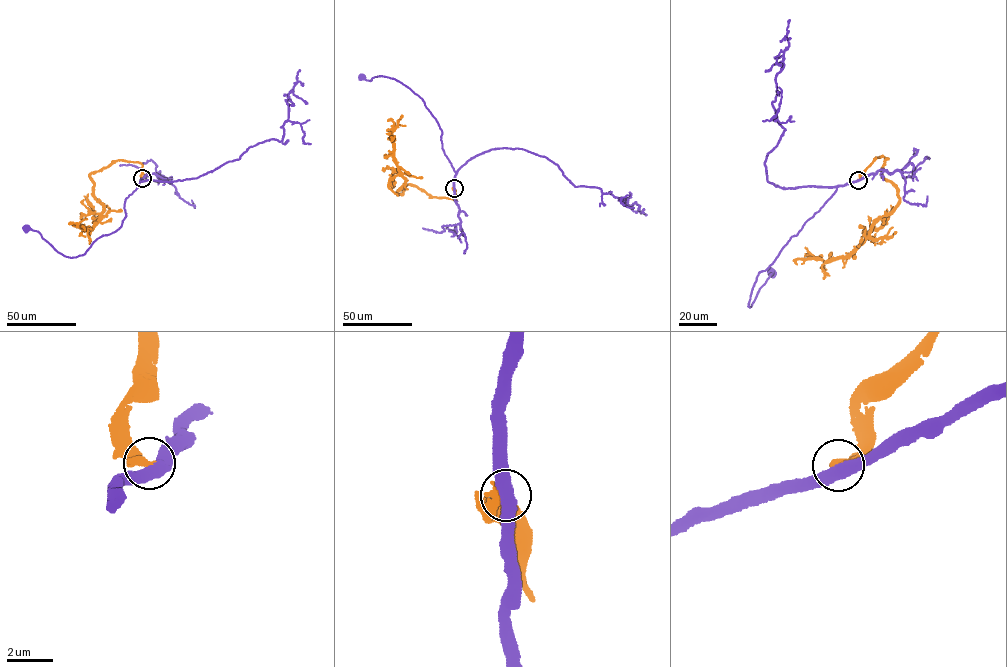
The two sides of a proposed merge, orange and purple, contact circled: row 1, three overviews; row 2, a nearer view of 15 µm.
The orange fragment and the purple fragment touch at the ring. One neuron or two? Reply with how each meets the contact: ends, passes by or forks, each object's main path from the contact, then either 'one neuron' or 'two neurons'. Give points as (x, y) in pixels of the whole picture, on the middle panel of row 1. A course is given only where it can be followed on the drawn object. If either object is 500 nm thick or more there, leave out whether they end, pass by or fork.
course orange (454, 188), (455, 200), (432, 197), (408, 185), (397, 194), (405, 182), (394, 157), (391, 133), (400, 118); course purple (454, 188), (456, 172), (442, 149), (442, 132), (422, 99), (393, 79), (380, 76), (370, 80), (361, 77); two neurons

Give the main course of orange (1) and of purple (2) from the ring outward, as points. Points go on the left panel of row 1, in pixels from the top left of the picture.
1: (142, 178), (142, 164), (128, 161), (90, 173), (103, 210), (97, 224), (80, 228), (84, 230)
2: (142, 178), (125, 199), (126, 214), (120, 227), (102, 235), (83, 254), (64, 256), (37, 231), (26, 229)

